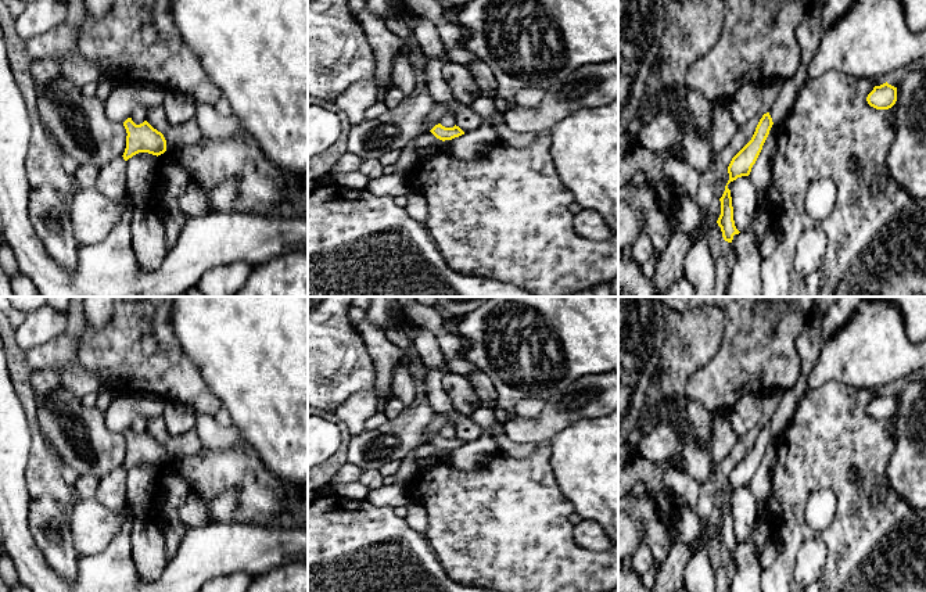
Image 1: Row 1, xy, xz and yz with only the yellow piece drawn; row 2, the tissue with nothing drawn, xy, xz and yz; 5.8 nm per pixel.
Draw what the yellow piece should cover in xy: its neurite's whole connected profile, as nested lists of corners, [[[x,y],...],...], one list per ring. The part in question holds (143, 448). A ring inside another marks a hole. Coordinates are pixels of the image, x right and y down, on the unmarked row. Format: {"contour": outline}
{"contour": [[[132,428],[123,433],[126,439],[126,459],[123,470],[128,471],[139,463],[148,463],[152,466],[161,466],[166,462],[166,451],[161,442],[154,439],[147,431],[136,435]]]}

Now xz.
{"contour": [[[441,434],[435,435],[430,442],[442,452],[464,445],[464,442],[456,435],[453,438],[445,438]]]}

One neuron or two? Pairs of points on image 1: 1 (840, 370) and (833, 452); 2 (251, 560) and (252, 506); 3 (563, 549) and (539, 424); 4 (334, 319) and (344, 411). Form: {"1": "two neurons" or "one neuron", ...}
{"1": "two neurons", "2": "two neurons", "3": "two neurons", "4": "two neurons"}

